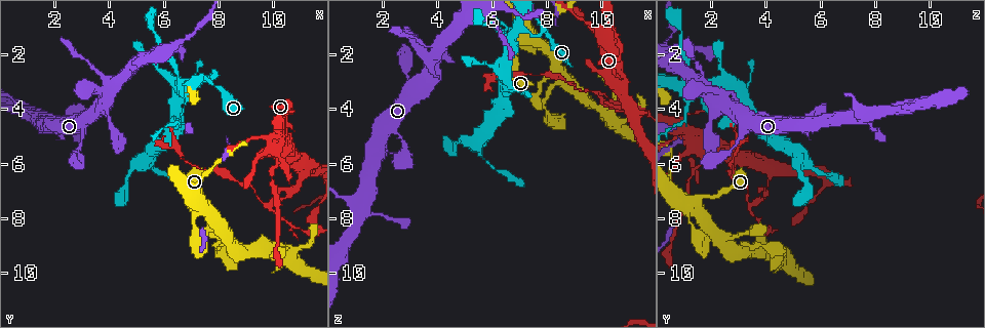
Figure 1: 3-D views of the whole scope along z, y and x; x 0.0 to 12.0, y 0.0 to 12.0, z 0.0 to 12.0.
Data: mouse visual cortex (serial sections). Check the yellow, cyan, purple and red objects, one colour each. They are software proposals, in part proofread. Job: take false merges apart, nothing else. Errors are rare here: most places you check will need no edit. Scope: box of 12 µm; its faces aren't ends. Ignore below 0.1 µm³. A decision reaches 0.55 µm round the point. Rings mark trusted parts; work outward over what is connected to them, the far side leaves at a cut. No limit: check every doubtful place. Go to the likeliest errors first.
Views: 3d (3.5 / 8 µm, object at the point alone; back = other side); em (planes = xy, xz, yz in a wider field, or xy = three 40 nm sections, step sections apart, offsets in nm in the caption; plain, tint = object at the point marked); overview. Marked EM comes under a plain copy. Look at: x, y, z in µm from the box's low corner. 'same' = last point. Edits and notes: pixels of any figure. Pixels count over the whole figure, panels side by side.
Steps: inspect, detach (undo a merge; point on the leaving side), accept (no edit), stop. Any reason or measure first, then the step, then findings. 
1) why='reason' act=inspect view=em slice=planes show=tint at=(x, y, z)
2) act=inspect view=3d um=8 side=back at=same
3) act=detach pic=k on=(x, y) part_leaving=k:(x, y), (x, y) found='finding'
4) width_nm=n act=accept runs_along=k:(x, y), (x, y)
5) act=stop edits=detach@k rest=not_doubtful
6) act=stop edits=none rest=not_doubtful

why='three-way junction' act=inspect view=3d um=3.5 at=(11.0, 6.2, 4.1)

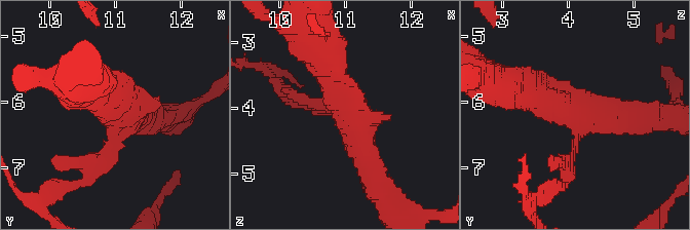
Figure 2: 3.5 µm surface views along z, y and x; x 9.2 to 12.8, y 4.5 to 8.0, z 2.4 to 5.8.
act=inspect view=em slice=xy step=5 show=tint at=(11.05, 6.20, 4.10)

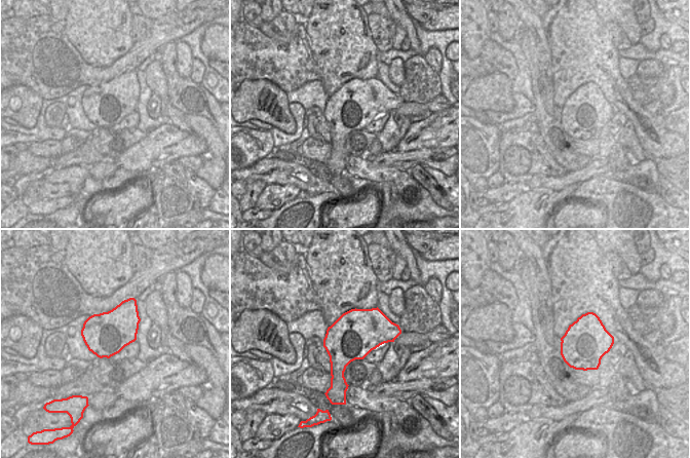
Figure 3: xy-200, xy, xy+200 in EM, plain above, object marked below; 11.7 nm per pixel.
act=inspect view=em slice=xy step=2 show=tint at=same

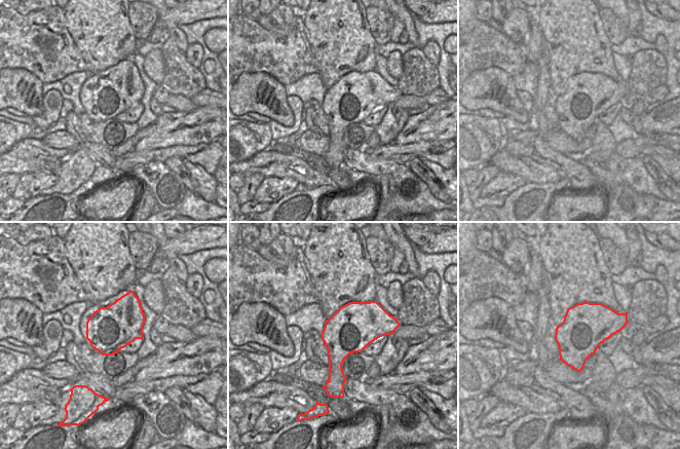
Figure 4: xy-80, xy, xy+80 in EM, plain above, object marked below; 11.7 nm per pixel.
act=accept found='all the same cell'

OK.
act=inspect view=3d um=3.5 side=back at=(10.6, 7.1, 4.0)

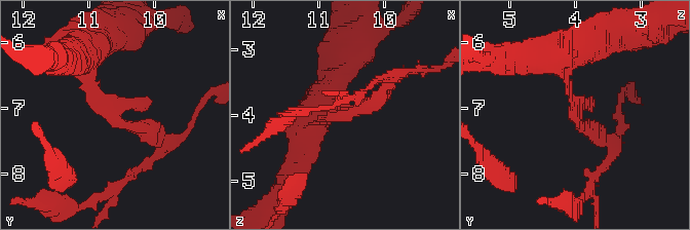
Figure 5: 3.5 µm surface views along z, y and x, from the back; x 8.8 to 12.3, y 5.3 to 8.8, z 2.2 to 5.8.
why='need the tissue' act=inspect view=em slice=xy step=2 show=tint at=(10.65, 7.15, 4.00)

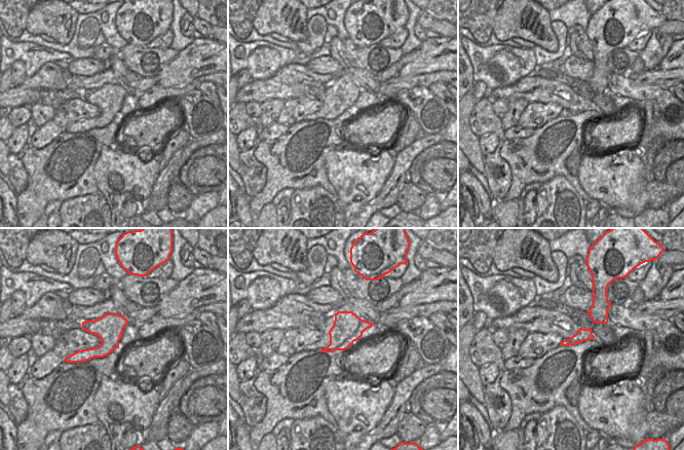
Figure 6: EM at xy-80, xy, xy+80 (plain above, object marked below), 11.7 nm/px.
width_nm=340 act=accept runs_along=5:(87, 56), (90, 98), (128, 126), (166, 139) found='one cell here'

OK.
why='arms part here' act=inspect view=3d um=3.5 at=(10.0, 7.4, 3.6)

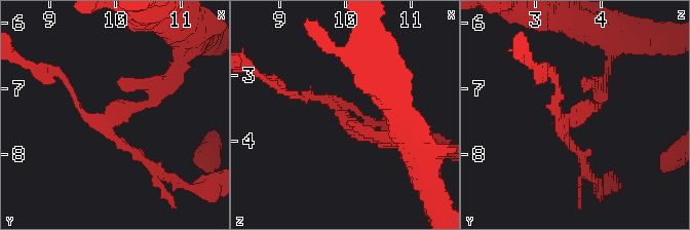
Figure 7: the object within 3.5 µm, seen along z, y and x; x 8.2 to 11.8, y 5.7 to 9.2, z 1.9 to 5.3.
act=inspect view=em slice=xy step=2 show=tint at=(9.95, 7.50, 3.60)

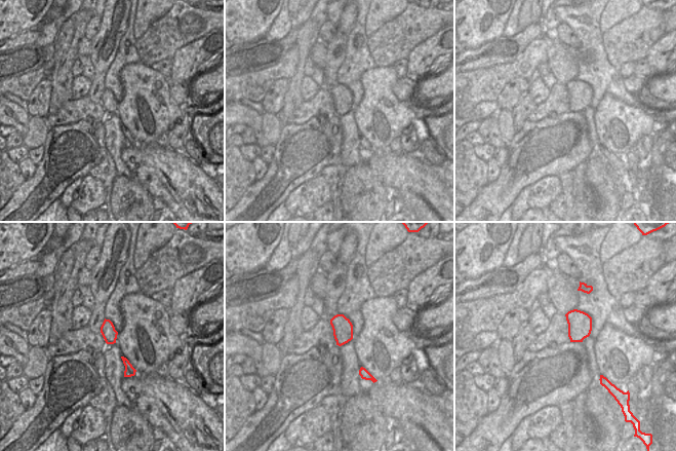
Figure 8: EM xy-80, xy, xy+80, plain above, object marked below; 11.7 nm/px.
arms=3 arm_widths_nm=100,150,200 act=accept runs_along=7:(392, 142), (363, 135), (323, 98), (298, 98) found='all the same cell'

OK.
act=inspect view=3d um=3.5 side=back at=(6.6, 3.1, 1.5)

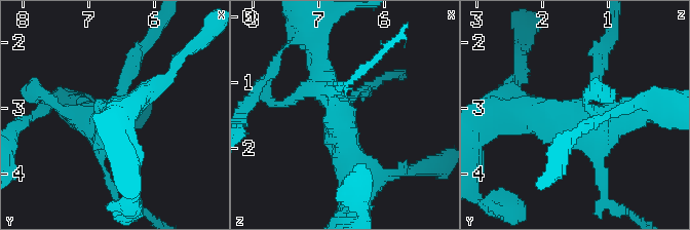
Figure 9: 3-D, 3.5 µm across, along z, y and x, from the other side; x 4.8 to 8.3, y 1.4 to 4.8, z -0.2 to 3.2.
why='need the tissue' act=inspect view=em slice=xy step=3 show=tint at=(6.65, 3.15, 1.50)

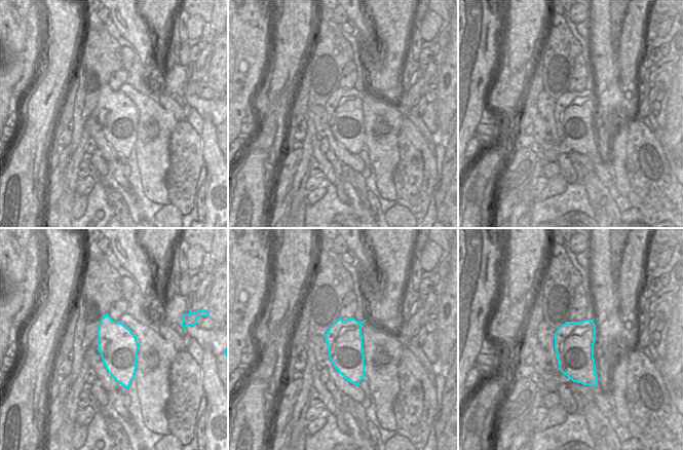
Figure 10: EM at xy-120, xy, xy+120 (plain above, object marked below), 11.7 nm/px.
act=accept runs_along=9:(319, 54), (354, 181) found='one cell here'

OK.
why='sudden change in width' act=inspect view=3d um=3.5 side=back at=(9.9, 6.4, 1.2)

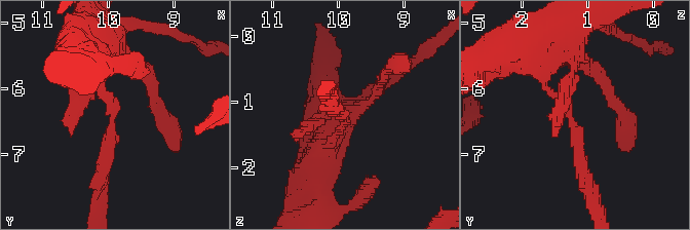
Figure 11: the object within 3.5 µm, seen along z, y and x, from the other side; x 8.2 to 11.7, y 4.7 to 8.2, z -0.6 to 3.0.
arm_widths_nm=200,200 act=inspect view=em slice=planes show=tint at=(9.95, 6.50, 1.25)

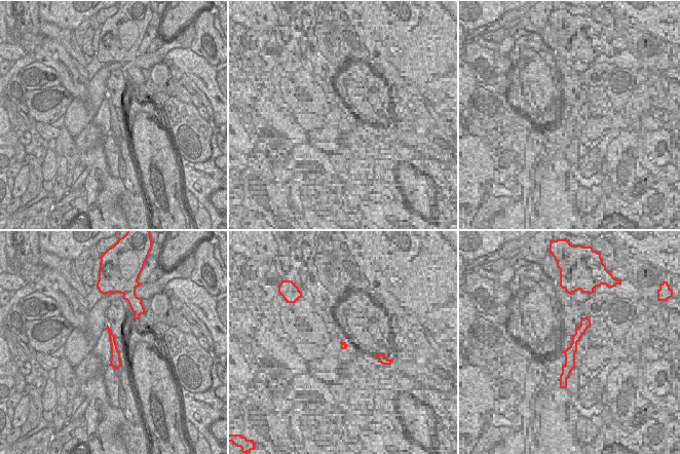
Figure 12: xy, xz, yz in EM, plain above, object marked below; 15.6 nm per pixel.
act=accept runs_along=11:(544, 65), (544, 83), (576, 130), (583, 185) found='one cell here'

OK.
act=stop edits=none rest=not_doubtful

